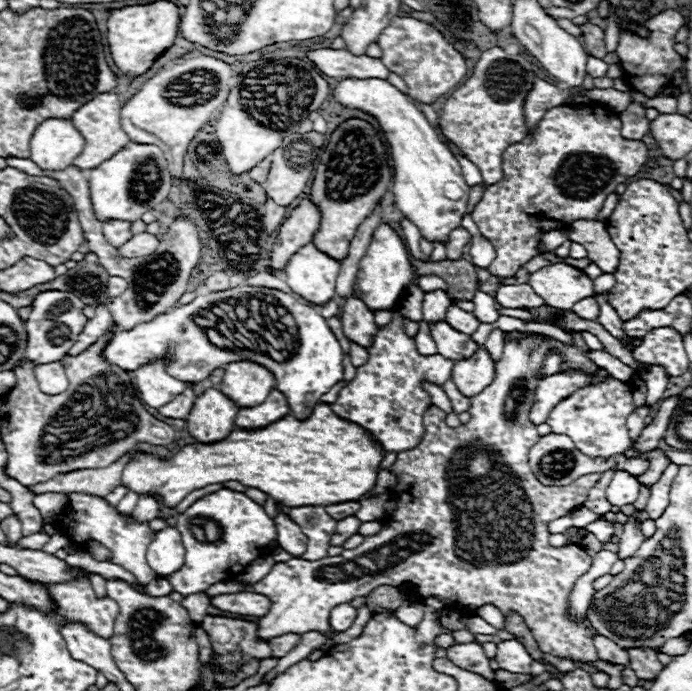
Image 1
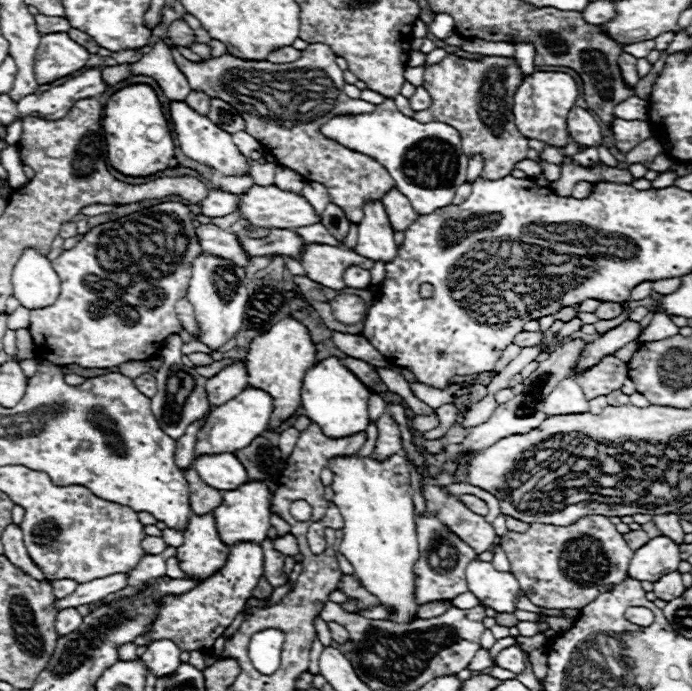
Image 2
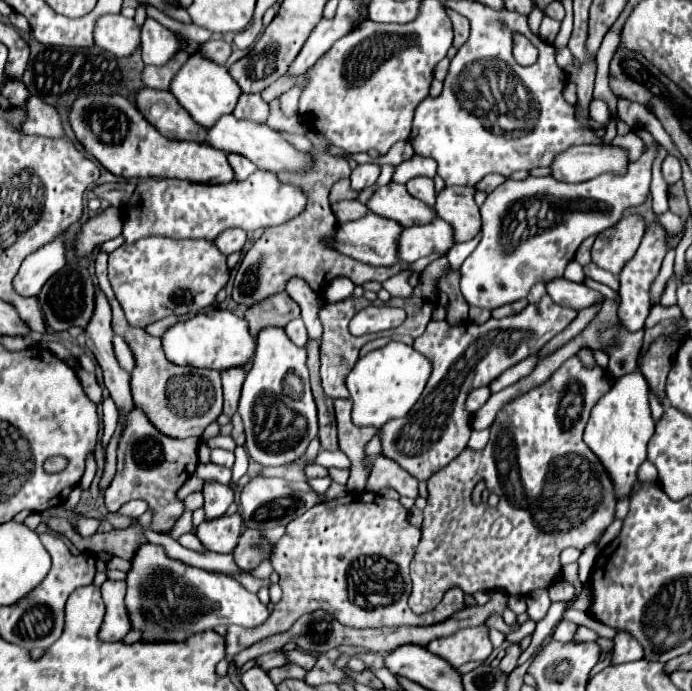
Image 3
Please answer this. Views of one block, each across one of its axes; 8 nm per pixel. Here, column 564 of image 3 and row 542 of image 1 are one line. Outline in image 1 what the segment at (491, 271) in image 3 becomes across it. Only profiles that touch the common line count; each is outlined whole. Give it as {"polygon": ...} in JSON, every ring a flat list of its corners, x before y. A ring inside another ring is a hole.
{"polygon":[[222,488,206,498,194,502,178,516,178,530,182,530,182,544,186,546,186,558,180,570,170,576,160,576,172,584,182,596,208,590,216,582,234,580,244,566,264,554,268,542,276,540,276,526,262,506,252,502,246,494]]}

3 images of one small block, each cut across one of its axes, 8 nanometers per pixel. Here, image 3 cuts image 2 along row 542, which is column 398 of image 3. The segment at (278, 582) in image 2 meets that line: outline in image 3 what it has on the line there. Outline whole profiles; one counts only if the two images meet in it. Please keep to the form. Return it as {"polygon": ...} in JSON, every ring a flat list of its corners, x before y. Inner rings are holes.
{"polygon":[[308,130,306,138,312,142,312,150,308,152,314,160,314,166,310,170,302,170,302,172,288,172,288,174,278,174,278,178,282,182,292,182,298,186,304,186,306,194,308,194,308,204,306,210,296,216,290,222,284,222,280,226,270,226,264,230,264,234,252,244,252,248,248,252,256,252,256,254,246,254,244,258,252,258,252,260,244,260,238,268,238,286,232,292,232,298,238,304,246,304,246,306,254,306,262,300,266,300,272,294,278,294,286,288,288,280,298,276,302,280,308,282,308,286,318,294,318,298,324,302,322,294,324,288,338,276,350,278,354,284,364,284,368,280,376,280,376,282,384,282,388,278,392,278,394,274,400,272,402,264,396,262,394,266,368,266,362,262,356,262,352,258,346,258,342,254,338,254,336,250,328,248,322,244,322,238,328,234,332,236,336,230,336,218,330,210,330,202,328,202,328,194,334,182,338,182,340,178,348,178,350,176,350,166,342,156,332,156,328,152,330,142,318,134,316,130]]}

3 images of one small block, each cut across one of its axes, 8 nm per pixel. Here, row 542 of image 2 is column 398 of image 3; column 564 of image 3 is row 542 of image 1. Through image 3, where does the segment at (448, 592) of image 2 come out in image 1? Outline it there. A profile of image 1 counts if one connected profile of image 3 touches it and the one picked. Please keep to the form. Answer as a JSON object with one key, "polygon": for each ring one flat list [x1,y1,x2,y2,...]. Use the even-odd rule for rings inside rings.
{"polygon":[[298,506,298,508,288,508,286,512,308,538,304,560,324,558,336,520,330,518,330,514,326,514,322,506]]}

